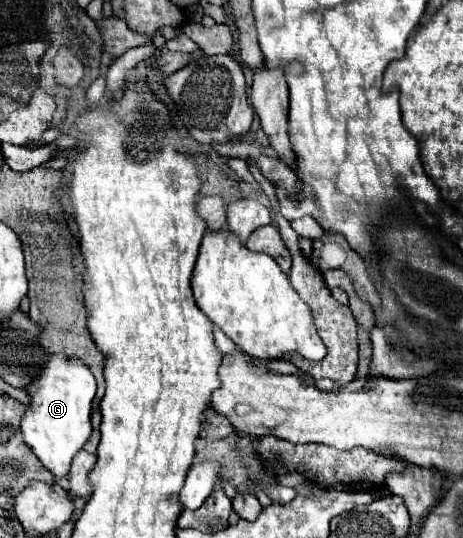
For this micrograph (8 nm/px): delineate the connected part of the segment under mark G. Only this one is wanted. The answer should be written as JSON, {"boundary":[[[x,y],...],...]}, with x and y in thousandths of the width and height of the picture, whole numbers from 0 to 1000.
{"boundary":[[[104,656],[82,701],[56,719],[56,727],[65,734],[65,753],[56,757],[43,790],[52,823],[121,890],[143,887],[156,849],[177,835],[199,805],[194,764],[207,734],[207,704],[177,667]]]}

